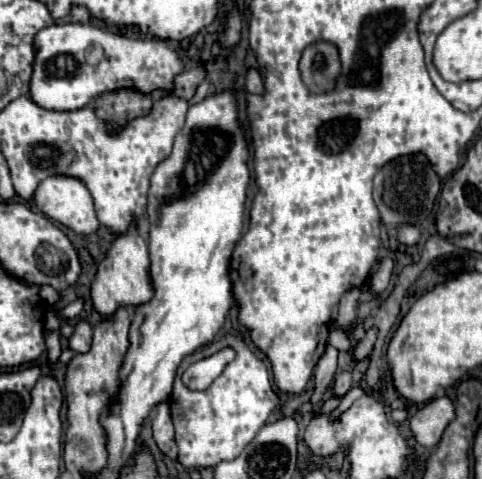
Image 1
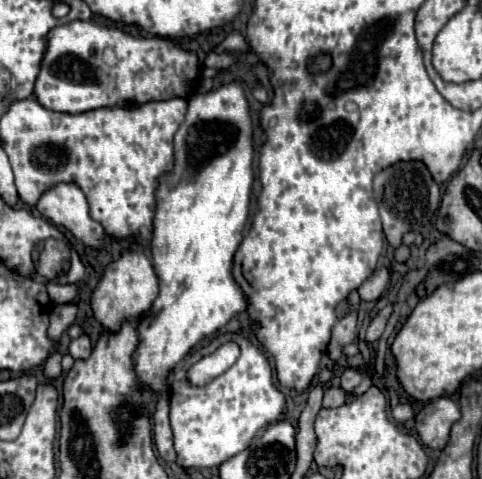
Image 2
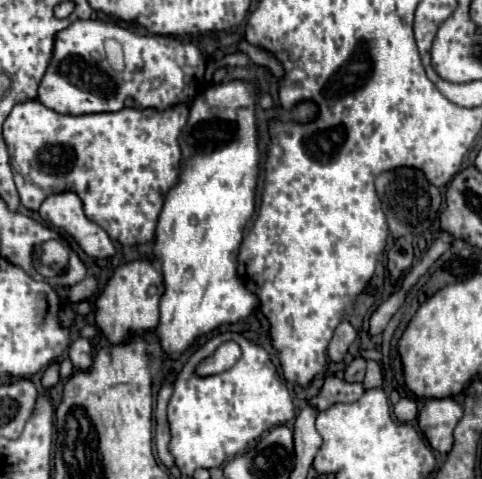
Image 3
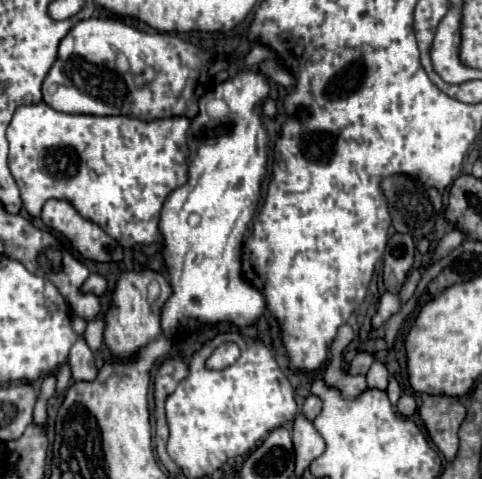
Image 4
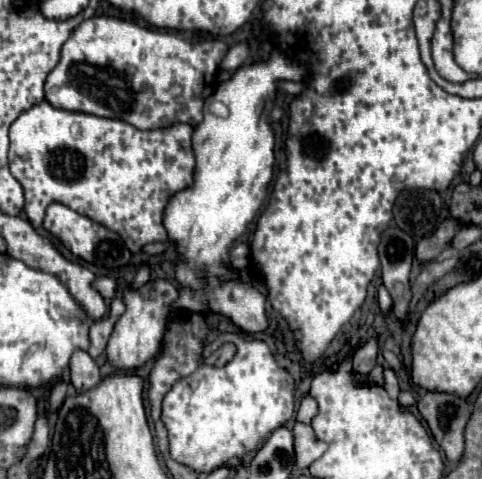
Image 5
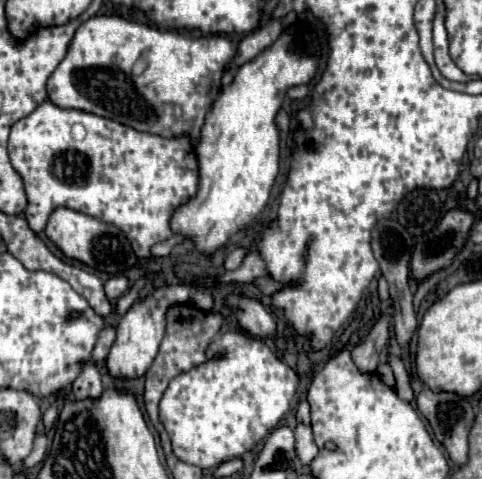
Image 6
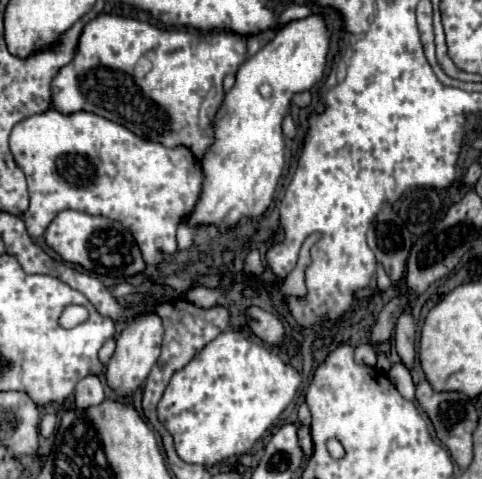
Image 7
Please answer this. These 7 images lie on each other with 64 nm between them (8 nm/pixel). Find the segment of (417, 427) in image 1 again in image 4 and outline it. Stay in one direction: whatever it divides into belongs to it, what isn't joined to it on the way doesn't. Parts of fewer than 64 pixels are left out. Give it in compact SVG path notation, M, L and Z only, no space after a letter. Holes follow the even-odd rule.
M426 396L418 410L428 436L446 460L452 460L458 452L458 428L466 418L466 408L458 398L450 396Z

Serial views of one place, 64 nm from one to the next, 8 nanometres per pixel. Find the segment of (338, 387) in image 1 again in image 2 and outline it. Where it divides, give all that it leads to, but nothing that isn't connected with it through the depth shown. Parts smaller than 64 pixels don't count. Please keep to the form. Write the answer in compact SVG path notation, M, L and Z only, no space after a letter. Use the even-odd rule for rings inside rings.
M346 368L342 372L342 376L340 376L340 388L344 392L350 392L352 388L356 388L360 384L360 380L362 380L362 376L360 376L360 372L356 368Z

